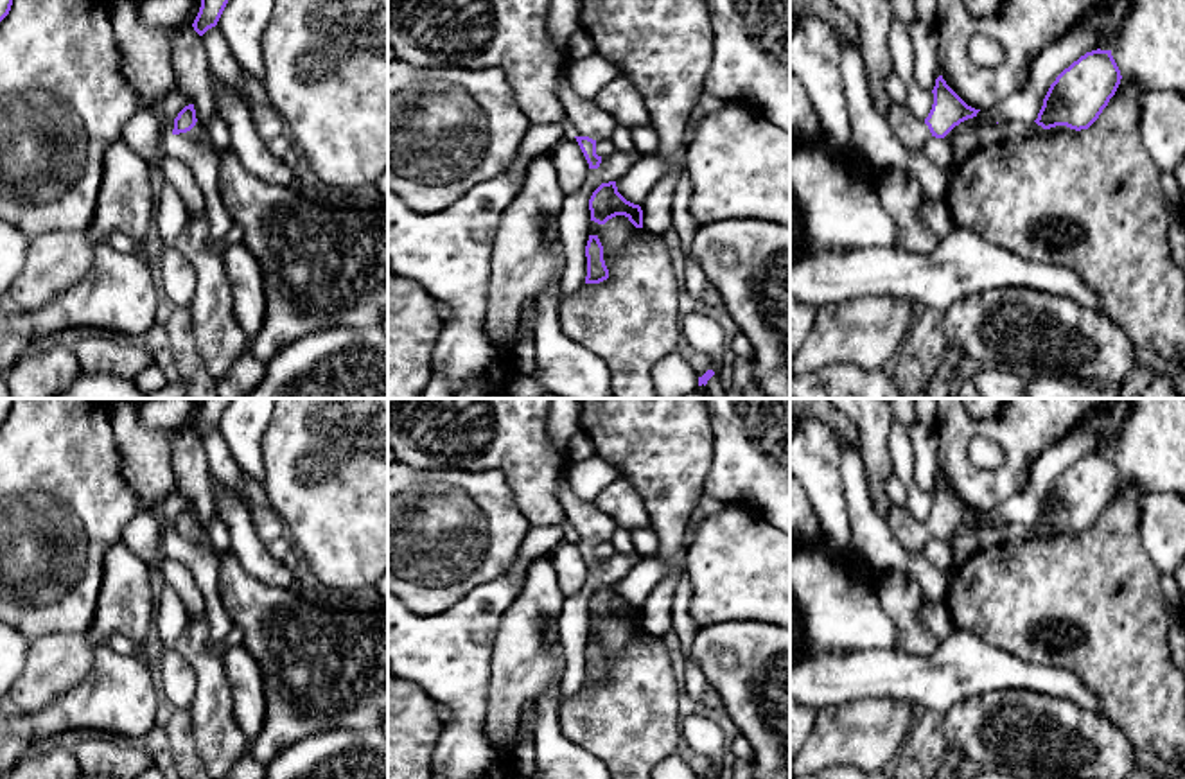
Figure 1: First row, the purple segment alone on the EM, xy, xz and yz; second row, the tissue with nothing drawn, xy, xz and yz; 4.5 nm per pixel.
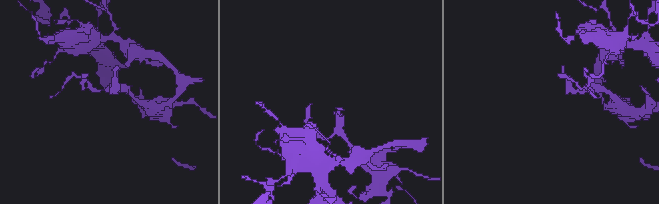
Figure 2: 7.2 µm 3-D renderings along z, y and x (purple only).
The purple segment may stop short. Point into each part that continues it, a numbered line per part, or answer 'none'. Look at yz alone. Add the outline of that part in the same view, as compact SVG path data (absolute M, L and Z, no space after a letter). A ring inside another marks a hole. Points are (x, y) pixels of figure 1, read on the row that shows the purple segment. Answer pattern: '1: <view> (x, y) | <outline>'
1: yz (911, 131) | M892 102L885 113L891 131L910 153L923 153L923 145L932 133L925 120L916 118L905 106Z

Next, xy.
1: xy (198, 133) | M196 122L196 126L190 131L180 133L178 136L203 142L203 144L212 144L206 127L201 126L199 122Z

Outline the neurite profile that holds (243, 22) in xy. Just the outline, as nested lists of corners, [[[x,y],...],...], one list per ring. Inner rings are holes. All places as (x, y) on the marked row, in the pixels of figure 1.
[[[228,0],[217,27],[235,61],[253,81],[264,79],[262,34],[275,0]]]

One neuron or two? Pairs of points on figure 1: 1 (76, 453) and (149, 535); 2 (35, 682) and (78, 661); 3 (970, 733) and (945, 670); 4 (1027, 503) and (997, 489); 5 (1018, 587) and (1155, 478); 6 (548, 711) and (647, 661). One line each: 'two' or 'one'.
1: two
2: one
3: two
4: two
5: two
6: two

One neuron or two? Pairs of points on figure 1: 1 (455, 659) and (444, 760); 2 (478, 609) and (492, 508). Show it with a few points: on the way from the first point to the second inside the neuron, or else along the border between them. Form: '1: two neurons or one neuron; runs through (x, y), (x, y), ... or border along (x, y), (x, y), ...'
1: one neuron; runs through (460, 684), (462, 735)
2: two neurons; border along (505, 573), (474, 586), (447, 609)

